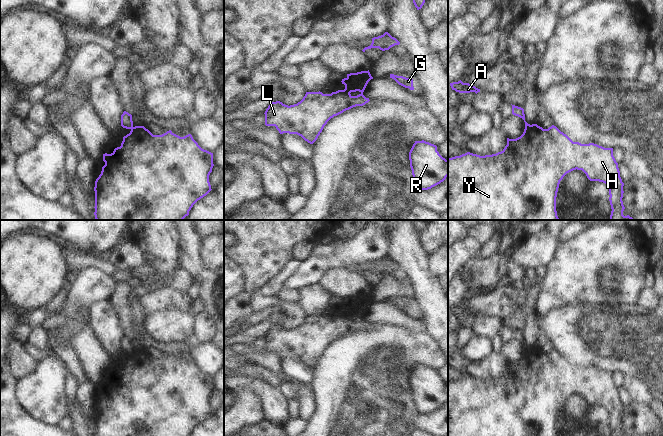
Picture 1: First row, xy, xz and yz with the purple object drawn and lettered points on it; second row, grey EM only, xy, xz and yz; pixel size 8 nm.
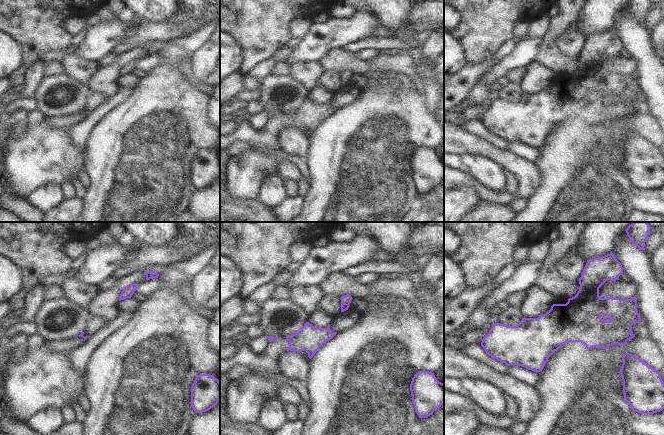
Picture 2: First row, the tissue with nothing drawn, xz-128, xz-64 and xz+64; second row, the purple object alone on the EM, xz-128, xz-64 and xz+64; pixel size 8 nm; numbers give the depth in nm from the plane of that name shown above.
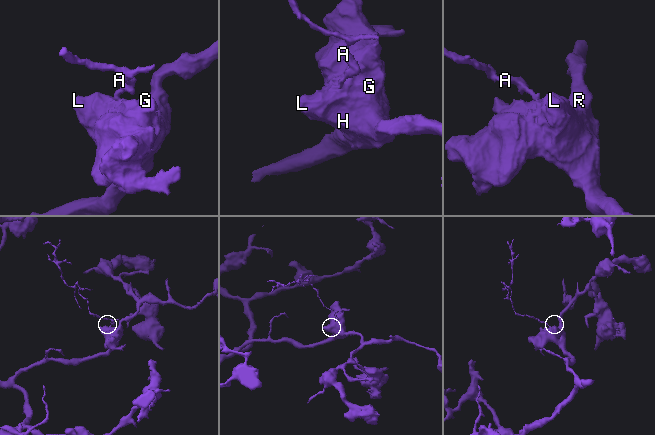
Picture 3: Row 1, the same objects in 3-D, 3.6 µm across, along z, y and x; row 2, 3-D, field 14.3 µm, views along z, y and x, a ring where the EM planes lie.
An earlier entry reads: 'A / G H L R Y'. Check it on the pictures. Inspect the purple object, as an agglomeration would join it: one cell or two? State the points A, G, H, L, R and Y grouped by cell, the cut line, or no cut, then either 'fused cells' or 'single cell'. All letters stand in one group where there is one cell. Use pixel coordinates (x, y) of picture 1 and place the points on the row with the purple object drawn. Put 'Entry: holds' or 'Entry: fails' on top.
Entry: holds
groups A / G H L R Y; cut yz (530, 125), (525, 128); fused cells

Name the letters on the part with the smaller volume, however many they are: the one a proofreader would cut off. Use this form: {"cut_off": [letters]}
{"cut_off": ["A"]}

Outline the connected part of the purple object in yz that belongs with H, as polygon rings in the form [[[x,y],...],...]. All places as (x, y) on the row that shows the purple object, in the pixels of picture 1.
[[[532,124],[516,139],[507,138],[505,148],[496,154],[480,156],[467,152],[448,158],[448,220],[559,220],[556,197],[560,181],[573,171],[582,170],[590,181],[599,181],[609,189],[611,205],[610,220],[632,220],[624,216],[623,186],[613,148],[604,148],[594,143],[573,142],[566,134],[552,125],[543,129]]]

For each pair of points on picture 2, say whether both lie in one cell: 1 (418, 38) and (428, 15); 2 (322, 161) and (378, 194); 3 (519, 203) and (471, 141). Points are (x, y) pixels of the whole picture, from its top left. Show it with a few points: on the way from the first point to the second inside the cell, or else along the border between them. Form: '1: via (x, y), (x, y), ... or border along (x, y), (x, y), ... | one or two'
1: border along (433, 31), (426, 30), (416, 33) | two
2: via (336, 161), (339, 161), (364, 188) | one
3: border along (517, 197), (522, 197), (526, 200) | two

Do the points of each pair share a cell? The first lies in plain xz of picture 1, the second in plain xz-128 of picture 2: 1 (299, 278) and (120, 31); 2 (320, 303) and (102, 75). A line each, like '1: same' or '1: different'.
1: same
2: different

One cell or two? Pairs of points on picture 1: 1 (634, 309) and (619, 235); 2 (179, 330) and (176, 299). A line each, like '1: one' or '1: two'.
1: two
2: two

